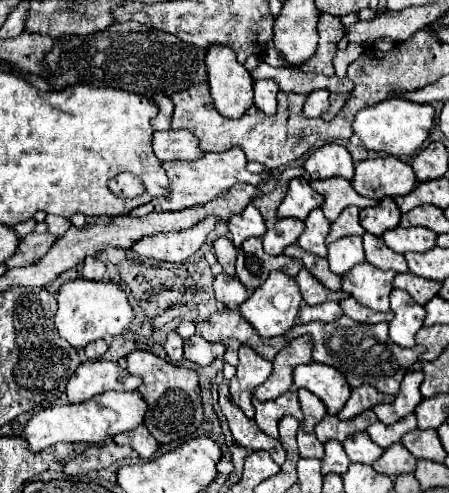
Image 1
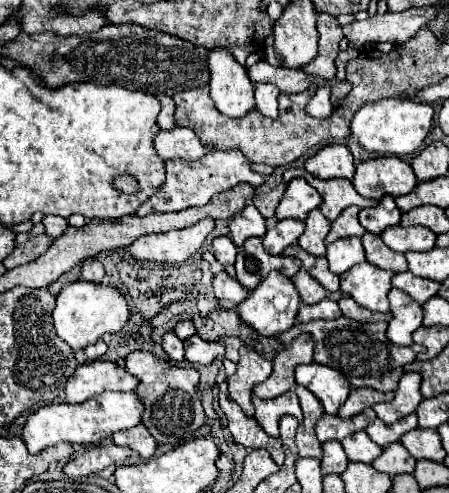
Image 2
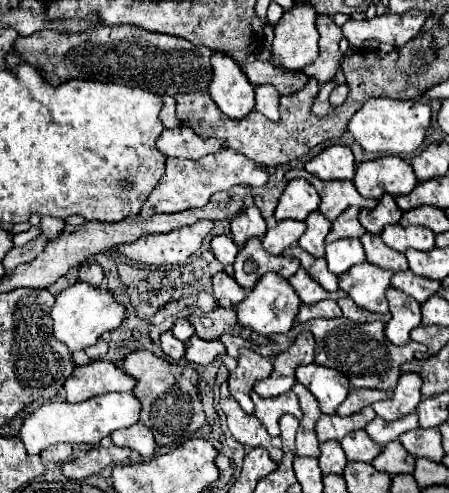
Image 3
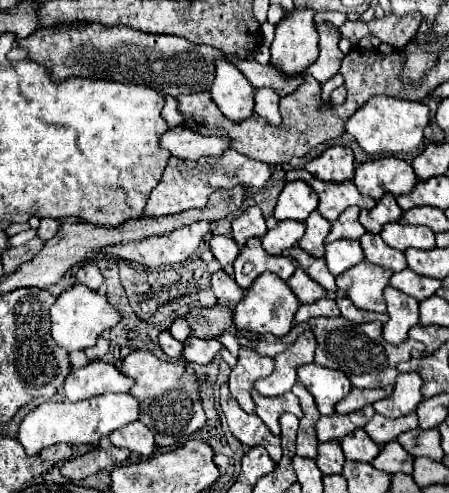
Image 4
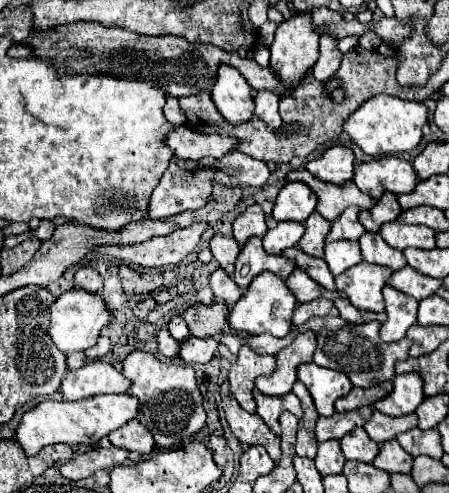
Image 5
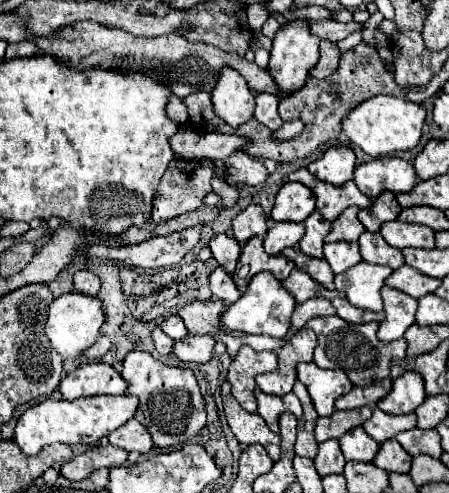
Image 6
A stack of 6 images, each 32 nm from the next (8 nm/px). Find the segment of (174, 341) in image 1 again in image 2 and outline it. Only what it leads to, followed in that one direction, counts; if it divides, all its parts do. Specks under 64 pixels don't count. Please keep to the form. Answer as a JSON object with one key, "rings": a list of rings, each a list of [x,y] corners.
{"rings":[[[168,332],[168,334],[164,336],[162,348],[164,348],[166,354],[170,356],[170,360],[174,360],[174,362],[184,360],[184,344],[182,344],[182,340],[180,340],[174,332]]]}

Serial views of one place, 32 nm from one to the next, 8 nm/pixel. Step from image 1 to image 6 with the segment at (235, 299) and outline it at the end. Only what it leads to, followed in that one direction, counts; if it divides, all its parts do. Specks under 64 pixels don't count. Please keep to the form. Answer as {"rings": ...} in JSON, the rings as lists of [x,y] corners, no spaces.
{"rings":[[[220,266],[210,274],[210,288],[212,288],[214,298],[222,300],[226,306],[234,304],[234,302],[242,296],[242,292],[240,292],[238,286],[234,284],[232,276],[226,274],[224,268],[220,268]]]}

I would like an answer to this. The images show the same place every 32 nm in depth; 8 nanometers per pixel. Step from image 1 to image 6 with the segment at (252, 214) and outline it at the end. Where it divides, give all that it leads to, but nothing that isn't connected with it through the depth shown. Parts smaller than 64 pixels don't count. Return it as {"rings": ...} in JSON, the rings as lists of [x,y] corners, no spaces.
{"rings":[[[248,206],[244,212],[240,212],[234,220],[232,220],[232,230],[234,230],[234,238],[244,246],[248,242],[248,238],[258,236],[264,238],[266,236],[266,214],[262,210],[262,206]]]}

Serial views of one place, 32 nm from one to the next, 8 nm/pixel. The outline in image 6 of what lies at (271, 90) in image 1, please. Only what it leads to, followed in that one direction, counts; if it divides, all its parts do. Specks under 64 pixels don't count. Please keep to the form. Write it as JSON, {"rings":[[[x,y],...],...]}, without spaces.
{"rings":[[[268,92],[256,94],[256,112],[254,112],[254,118],[258,122],[262,122],[264,126],[268,126],[270,130],[280,128],[280,124],[282,124],[282,118],[278,114],[278,102],[280,102],[280,98],[274,96],[274,94],[268,94]]]}

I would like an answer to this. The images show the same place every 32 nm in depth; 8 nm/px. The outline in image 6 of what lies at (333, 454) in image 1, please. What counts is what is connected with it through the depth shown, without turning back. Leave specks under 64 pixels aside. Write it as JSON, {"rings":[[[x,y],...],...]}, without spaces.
{"rings":[[[328,440],[322,442],[318,446],[318,456],[314,458],[316,470],[320,472],[320,476],[328,476],[328,474],[342,474],[342,468],[346,464],[344,454],[338,446],[338,440]]]}

